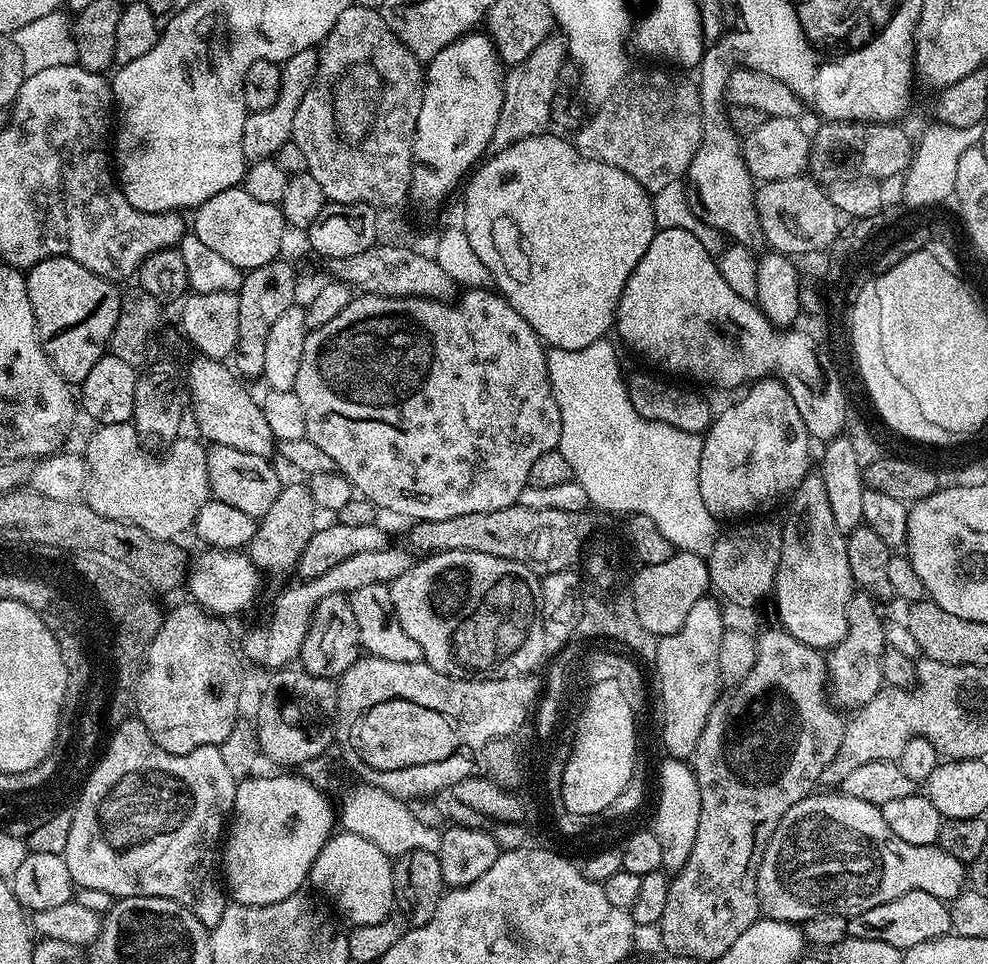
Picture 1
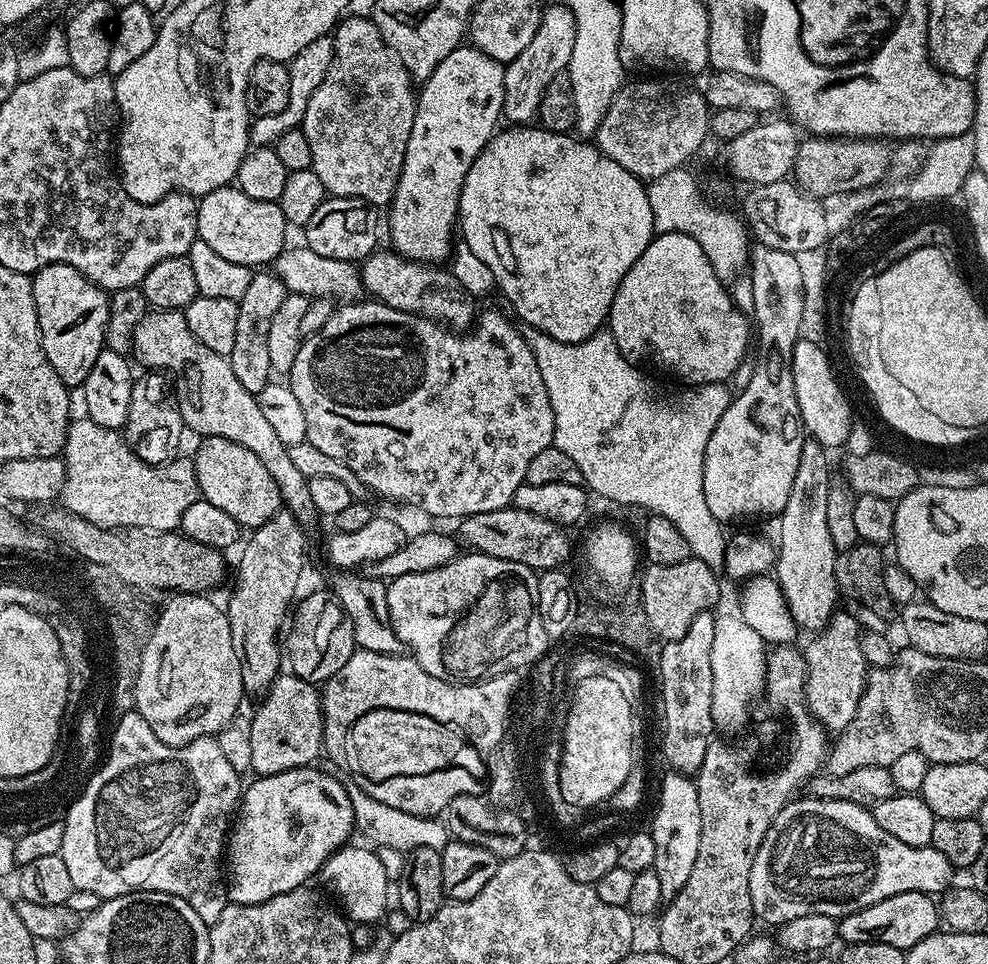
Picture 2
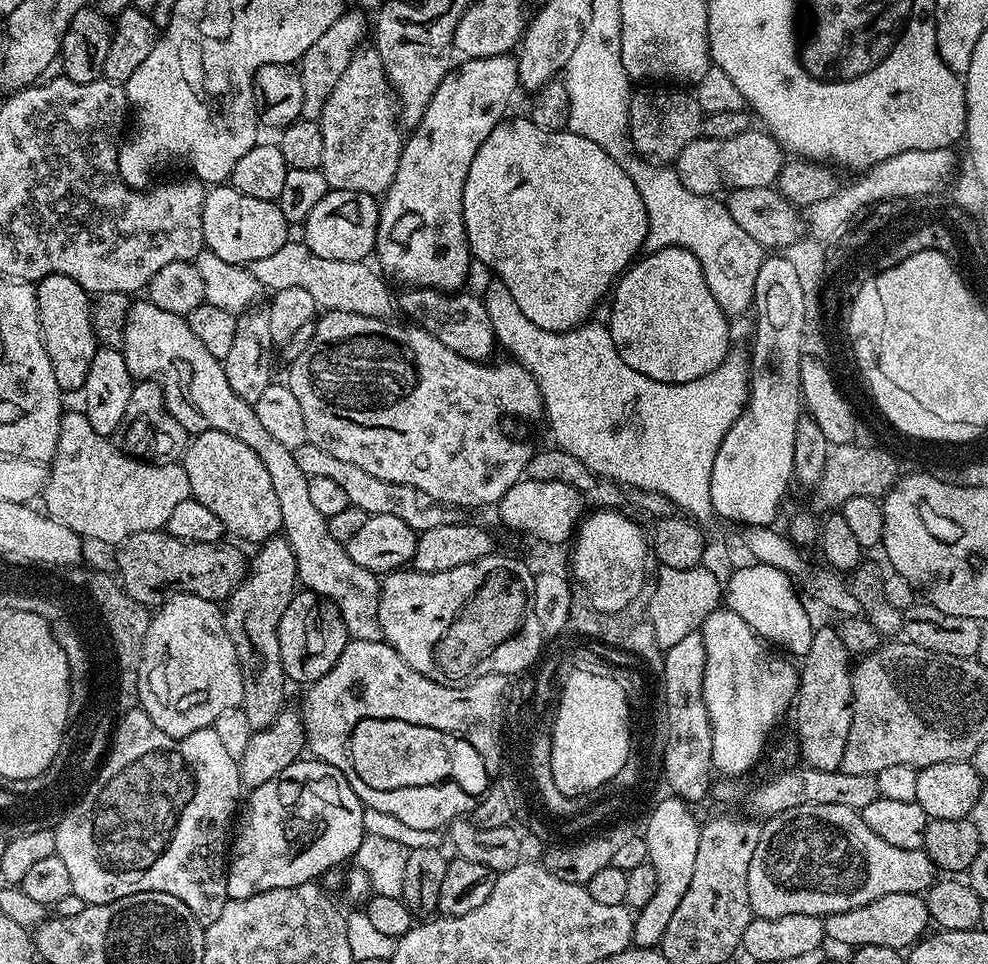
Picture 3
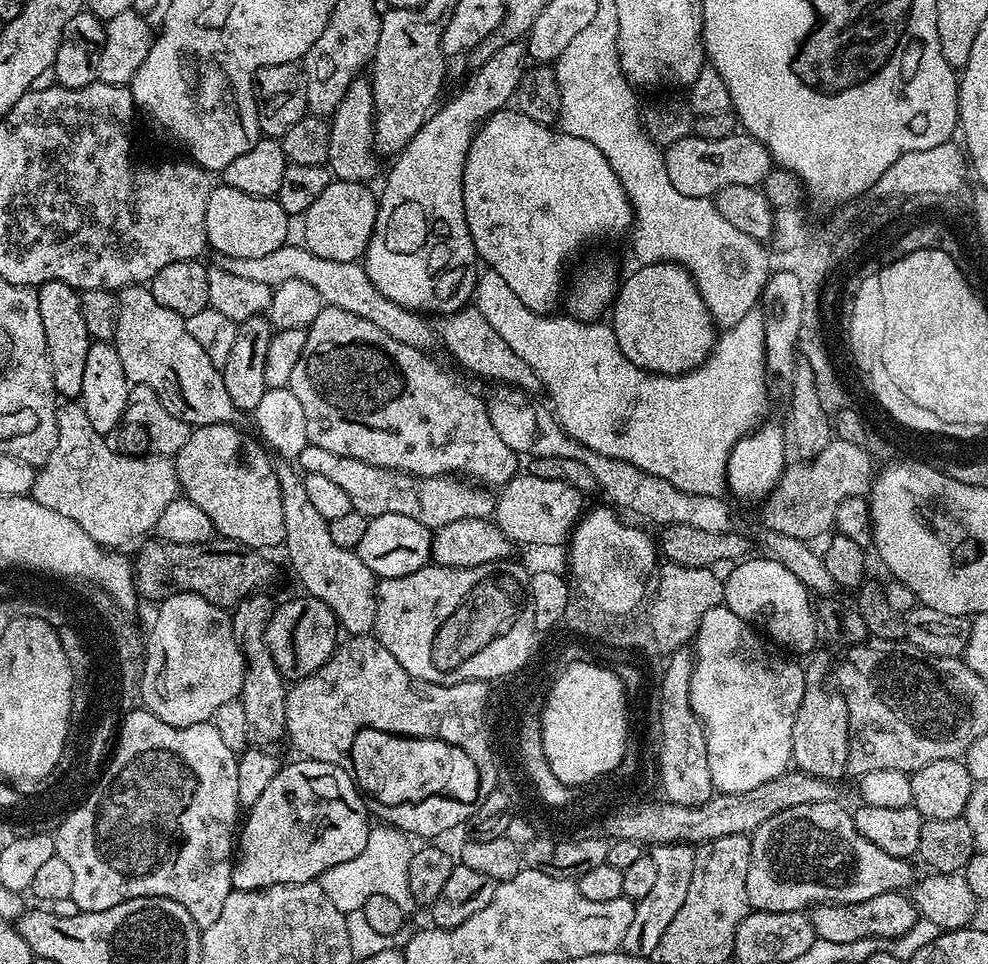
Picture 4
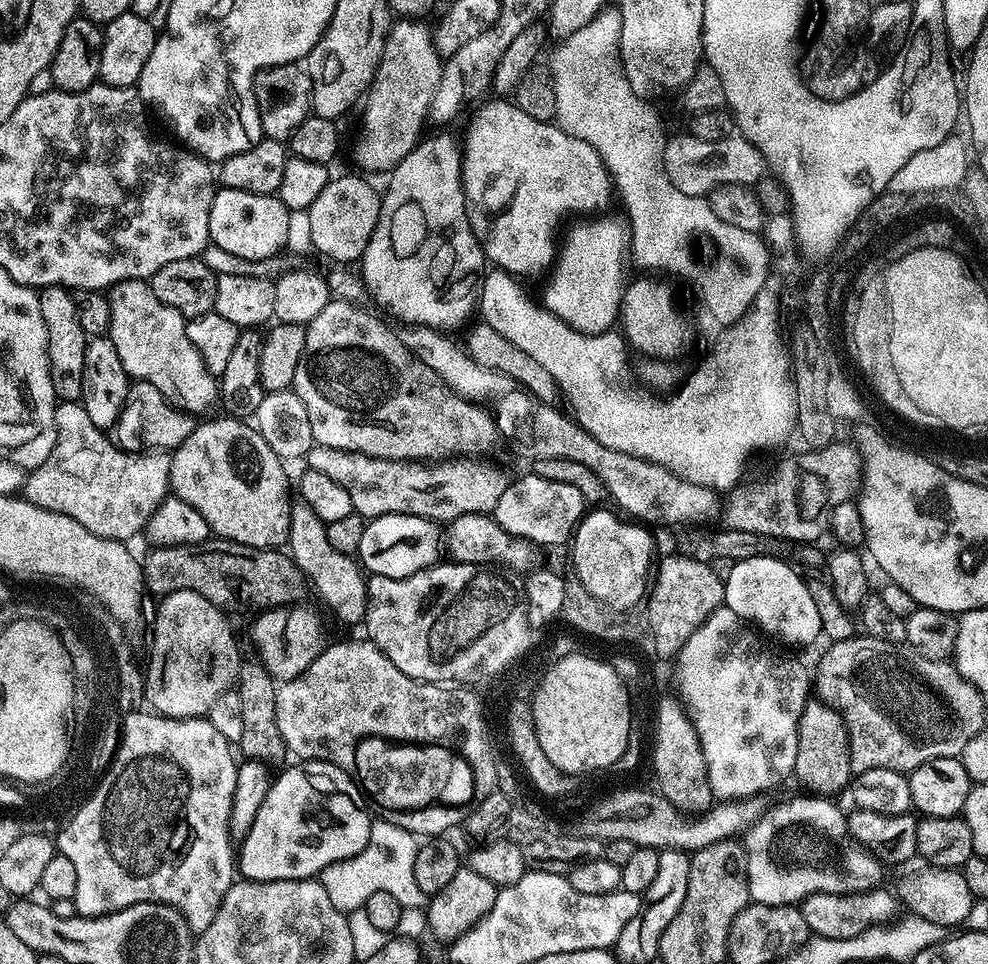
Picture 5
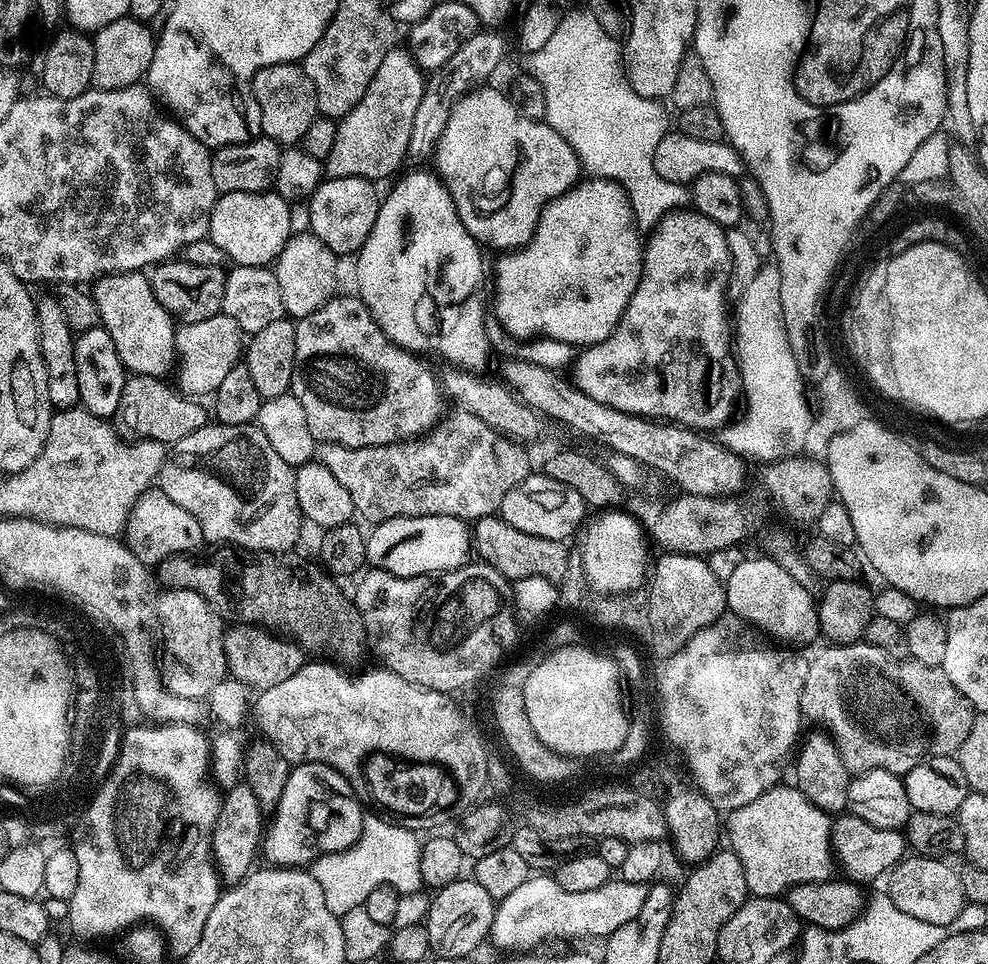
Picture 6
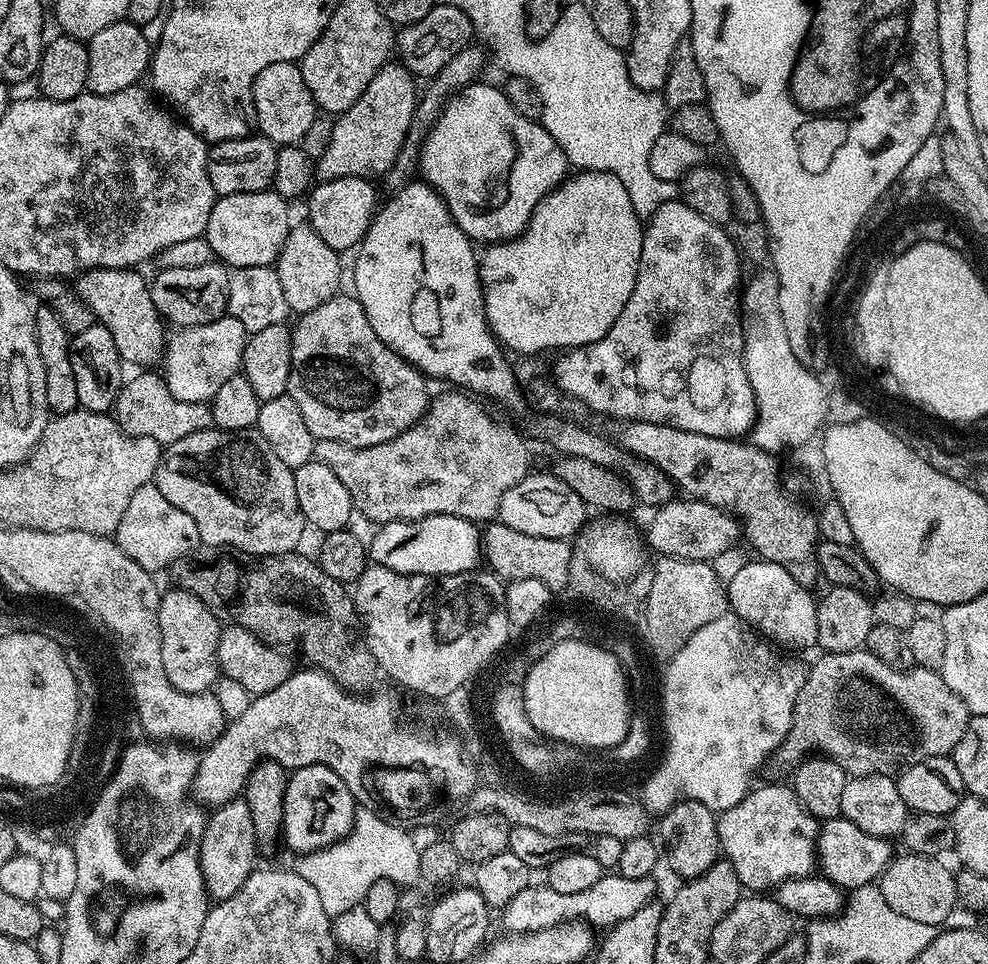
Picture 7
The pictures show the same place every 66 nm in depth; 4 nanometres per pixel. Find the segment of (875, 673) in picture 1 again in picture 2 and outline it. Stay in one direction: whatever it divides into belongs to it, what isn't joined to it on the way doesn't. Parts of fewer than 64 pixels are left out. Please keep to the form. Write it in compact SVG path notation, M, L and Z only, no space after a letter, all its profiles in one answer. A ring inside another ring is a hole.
M837 611L827 628L815 633L808 645L803 645L802 651L808 677L804 683L804 703L812 711L812 716L825 730L832 734L843 732L844 727L851 722L858 710L858 702L864 693L864 684L868 680L870 665L862 654L860 645L862 628L856 625L856 620L848 612Z

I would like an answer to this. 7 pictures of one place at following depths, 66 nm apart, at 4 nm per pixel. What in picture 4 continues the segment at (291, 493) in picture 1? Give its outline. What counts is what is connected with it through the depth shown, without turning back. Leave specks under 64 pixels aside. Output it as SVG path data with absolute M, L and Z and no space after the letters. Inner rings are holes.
M253 594L241 600L231 609L232 629L236 635L238 646L244 655L244 677L242 690L238 697L245 712L246 736L251 747L273 747L279 739L285 737L285 698L286 677L278 670L270 650L266 646L266 626L272 617L274 600L264 596L268 594Z

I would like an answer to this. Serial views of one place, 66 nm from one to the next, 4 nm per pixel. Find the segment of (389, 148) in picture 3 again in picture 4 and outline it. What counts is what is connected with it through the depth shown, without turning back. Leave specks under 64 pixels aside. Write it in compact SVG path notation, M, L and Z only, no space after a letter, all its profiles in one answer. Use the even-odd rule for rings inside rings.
M357 78L330 117L330 146L326 164L335 179L362 184L375 178L378 159L374 151L375 115L372 85L367 79Z

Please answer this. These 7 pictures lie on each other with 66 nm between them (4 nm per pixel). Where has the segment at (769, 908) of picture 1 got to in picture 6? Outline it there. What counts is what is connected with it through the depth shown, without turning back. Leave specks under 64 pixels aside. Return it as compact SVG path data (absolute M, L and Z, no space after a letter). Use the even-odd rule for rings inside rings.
M795 786L766 790L754 802L738 806L726 816L726 840L738 854L752 896L780 896L799 884L833 879L833 817L801 794Z

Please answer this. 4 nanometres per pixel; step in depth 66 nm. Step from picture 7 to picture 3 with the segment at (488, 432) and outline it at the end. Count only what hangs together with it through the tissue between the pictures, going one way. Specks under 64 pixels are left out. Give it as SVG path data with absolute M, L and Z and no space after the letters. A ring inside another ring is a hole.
M306 443L293 448L292 453L294 463L302 469L302 474L314 478L330 478L337 486L342 486L342 491L346 494L351 507L360 508L369 516L394 514L394 518L402 518L402 522L409 524L417 534L430 530L434 526L457 523L457 513L451 507L430 499L422 490L418 490L414 486L374 478L370 474L366 474L366 470L361 470L359 466L353 466L350 462L342 462L342 458L334 458L334 454L322 450L322 446Z

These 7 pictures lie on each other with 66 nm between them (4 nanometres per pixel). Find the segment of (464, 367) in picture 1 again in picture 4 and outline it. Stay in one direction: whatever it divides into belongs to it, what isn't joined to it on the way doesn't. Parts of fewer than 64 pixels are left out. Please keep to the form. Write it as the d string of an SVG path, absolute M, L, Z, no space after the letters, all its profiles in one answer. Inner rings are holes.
M326 306L314 318L314 322L309 324L306 346L302 350L302 358L298 358L298 366L294 366L294 374L290 374L288 387L302 402L302 410L306 413L306 434L309 444L322 446L322 450L330 450L330 454L338 454L346 458L358 458L362 462L370 462L374 466L383 468L393 468L399 472L409 472L412 476L447 476L449 474L459 474L464 478L471 478L476 482L483 482L485 485L503 486L517 475L516 461L518 455L509 448L502 438L498 436L494 426L491 425L489 405L476 392L471 392L460 380L455 380L442 365L436 360L431 360L425 349L415 348L392 338L390 334L381 327L368 322L366 318L360 318L356 314L348 313L344 309Z

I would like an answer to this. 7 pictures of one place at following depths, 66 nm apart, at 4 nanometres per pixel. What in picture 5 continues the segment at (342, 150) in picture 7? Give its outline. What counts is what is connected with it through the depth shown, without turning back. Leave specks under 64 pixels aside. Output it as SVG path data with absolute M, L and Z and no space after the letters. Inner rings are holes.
M400 18L388 31L386 46L378 70L363 101L364 117L352 156L361 173L391 173L393 168L416 149L421 139L420 130L426 125L428 106L438 88L442 57L432 45L429 25L416 18Z

